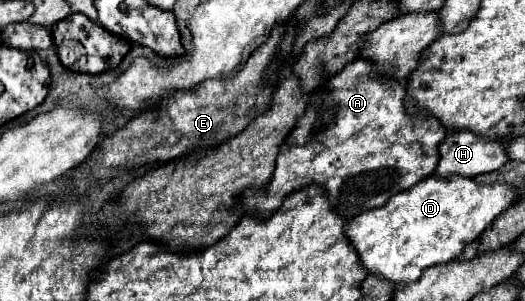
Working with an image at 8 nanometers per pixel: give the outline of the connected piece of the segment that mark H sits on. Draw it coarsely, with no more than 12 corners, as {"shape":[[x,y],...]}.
{"shape":[[466,130],[440,142],[434,176],[474,178],[506,162],[506,142]]}

